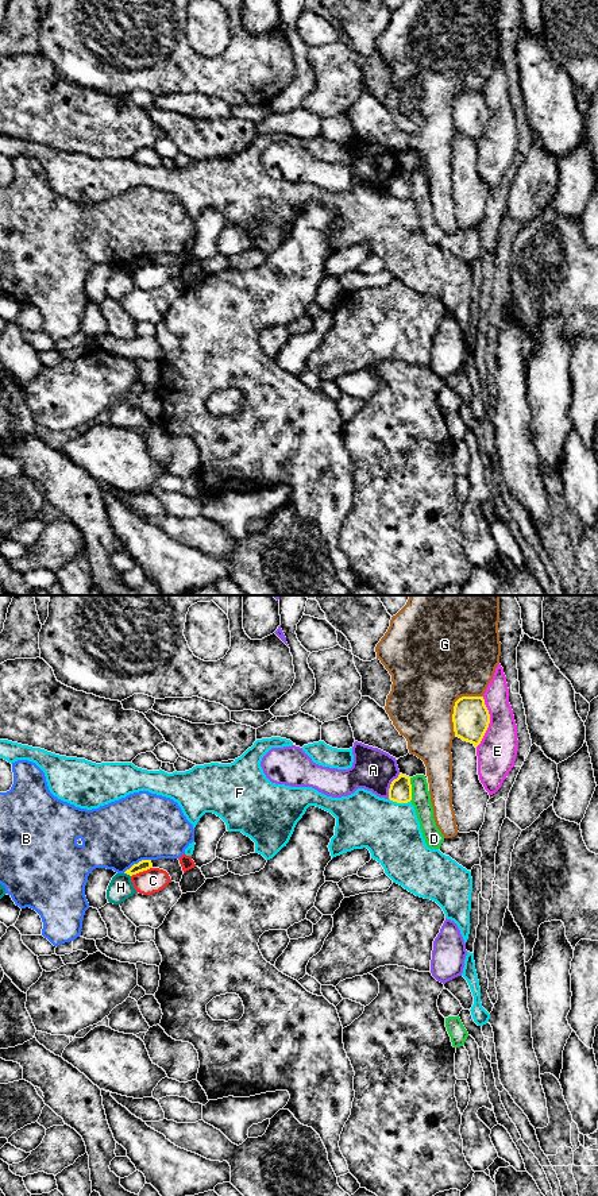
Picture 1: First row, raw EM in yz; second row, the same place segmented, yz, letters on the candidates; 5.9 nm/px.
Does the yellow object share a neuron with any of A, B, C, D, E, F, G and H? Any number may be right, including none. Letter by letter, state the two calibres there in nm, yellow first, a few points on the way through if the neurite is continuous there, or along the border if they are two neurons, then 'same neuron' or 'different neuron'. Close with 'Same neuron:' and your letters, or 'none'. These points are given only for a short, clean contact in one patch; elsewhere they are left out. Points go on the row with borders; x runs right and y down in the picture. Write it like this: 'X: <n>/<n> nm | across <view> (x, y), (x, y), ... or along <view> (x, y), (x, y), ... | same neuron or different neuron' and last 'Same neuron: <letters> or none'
A: 140/260 nm | different neuron
B: 70/400 nm | along yz (150, 859), (142, 859), (123, 872) | different neuron
C: 70/150 nm | different neuron
D: 140/110 nm | different neuron
E: 220/220 nm | different neuron
F: 140/340 nm | different neuron
G: 220/460 nm | different neuron
H: 70/140 nm | along yz (124, 872), (130, 876) | different neuron
Same neuron: none

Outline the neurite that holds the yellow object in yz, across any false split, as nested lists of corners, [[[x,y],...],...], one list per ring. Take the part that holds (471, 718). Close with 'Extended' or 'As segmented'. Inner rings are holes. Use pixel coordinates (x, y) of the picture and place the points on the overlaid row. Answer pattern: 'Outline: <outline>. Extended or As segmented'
Outline: [[[483,697],[459,698],[454,706],[452,722],[455,736],[477,748],[490,724]]]. As segmented

